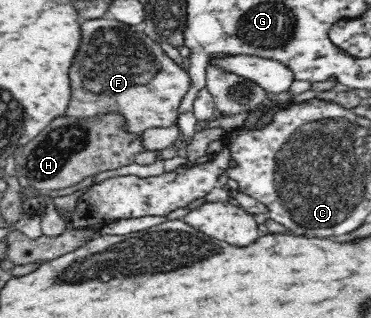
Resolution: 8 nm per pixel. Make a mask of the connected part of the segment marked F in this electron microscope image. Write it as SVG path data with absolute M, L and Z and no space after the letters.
M109 16L80 23L80 49L70 65L68 79L72 93L64 110L64 117L82 121L117 113L123 117L123 131L140 136L146 129L172 127L176 124L181 101L191 86L187 70L176 66L166 56L160 44L152 41L143 31L138 30L137 26L126 25Z

